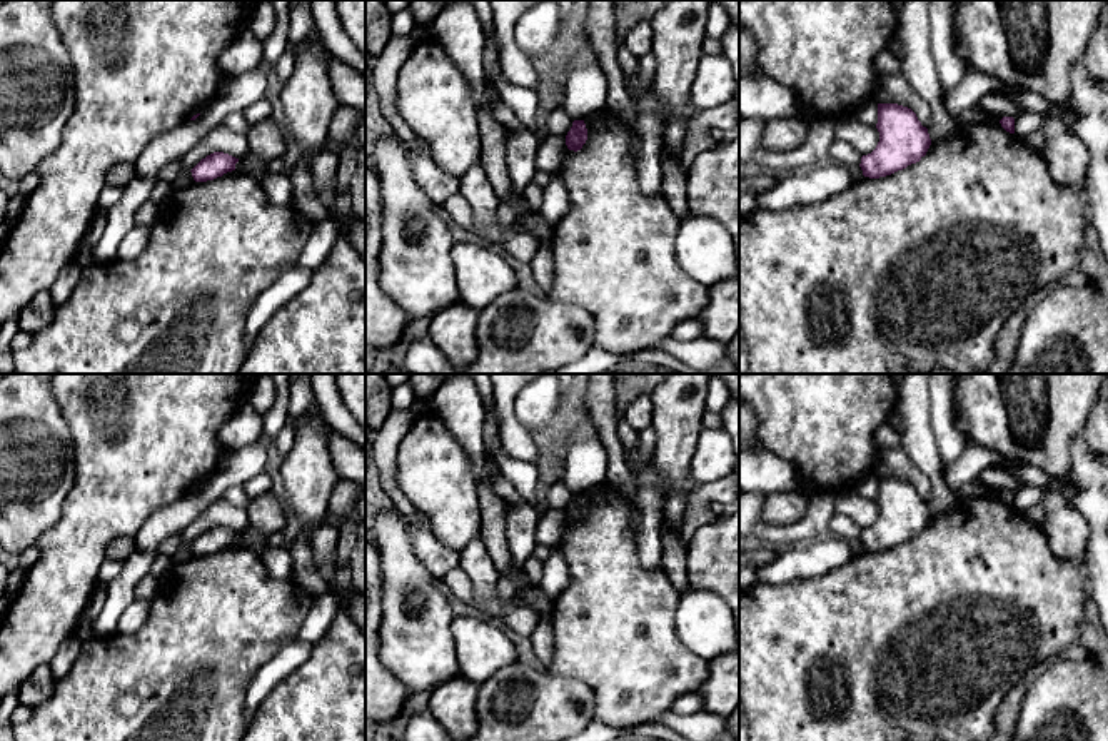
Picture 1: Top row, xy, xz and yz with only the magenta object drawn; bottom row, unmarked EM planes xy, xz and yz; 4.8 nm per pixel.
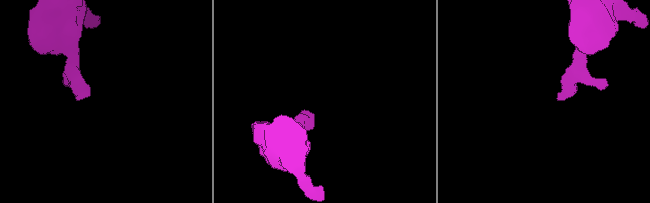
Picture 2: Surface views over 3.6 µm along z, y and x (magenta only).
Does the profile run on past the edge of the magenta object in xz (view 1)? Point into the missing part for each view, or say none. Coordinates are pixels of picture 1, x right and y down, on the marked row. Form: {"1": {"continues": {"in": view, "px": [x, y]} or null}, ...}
{"1": {"continues": null}}

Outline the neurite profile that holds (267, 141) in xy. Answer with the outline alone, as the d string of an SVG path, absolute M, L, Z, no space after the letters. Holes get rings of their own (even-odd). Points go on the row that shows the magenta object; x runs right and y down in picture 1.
M264 118L259 124L250 125L247 134L249 150L235 164L235 170L244 170L244 164L255 157L262 162L280 159L287 147L287 132L277 125L272 118Z

